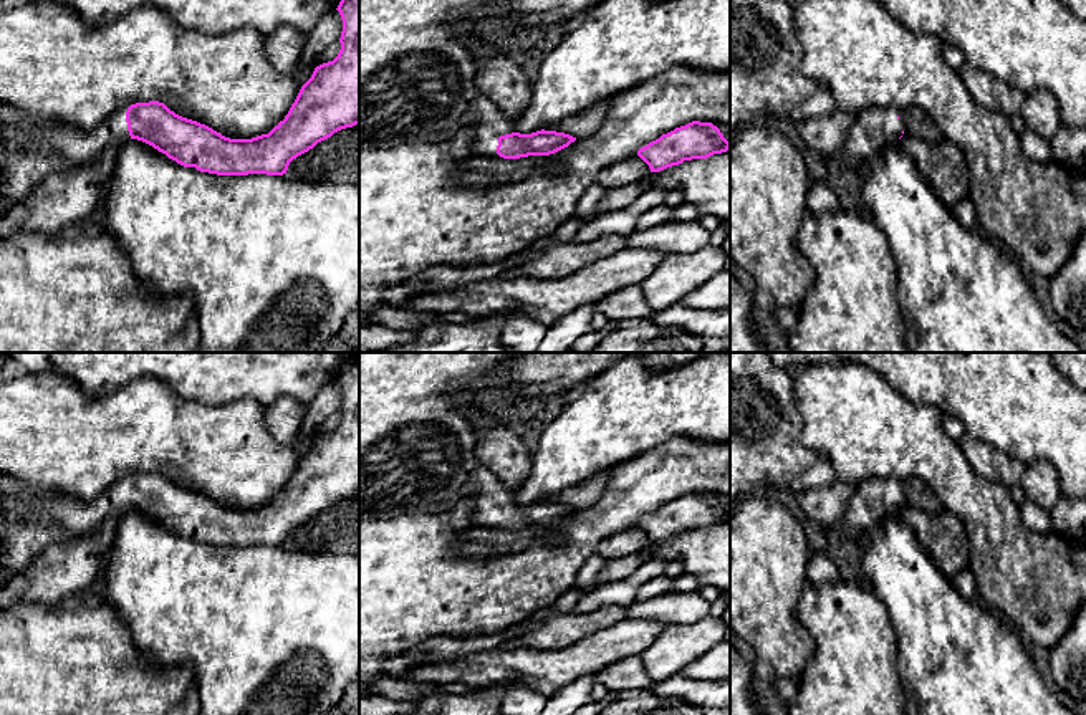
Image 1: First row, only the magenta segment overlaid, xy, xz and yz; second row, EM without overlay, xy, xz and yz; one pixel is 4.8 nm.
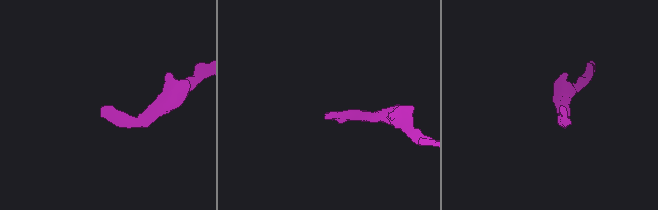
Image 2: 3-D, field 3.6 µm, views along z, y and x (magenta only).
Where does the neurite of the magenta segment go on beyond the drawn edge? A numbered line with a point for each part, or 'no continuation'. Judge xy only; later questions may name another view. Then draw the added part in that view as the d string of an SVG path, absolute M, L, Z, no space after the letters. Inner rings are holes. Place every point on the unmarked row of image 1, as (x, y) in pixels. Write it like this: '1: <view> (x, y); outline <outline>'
1: xy (30, 522); outline M0 473L0 591L25 571L50 545L96 531L106 520L129 511L126 483L109 487L91 501L58 492L33 492L25 483Z

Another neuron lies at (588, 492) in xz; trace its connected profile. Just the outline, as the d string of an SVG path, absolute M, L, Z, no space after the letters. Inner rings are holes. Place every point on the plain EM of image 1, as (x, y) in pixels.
M598 473L571 488L543 498L545 501L556 501L569 505L576 510L588 508L601 500L609 473Z

